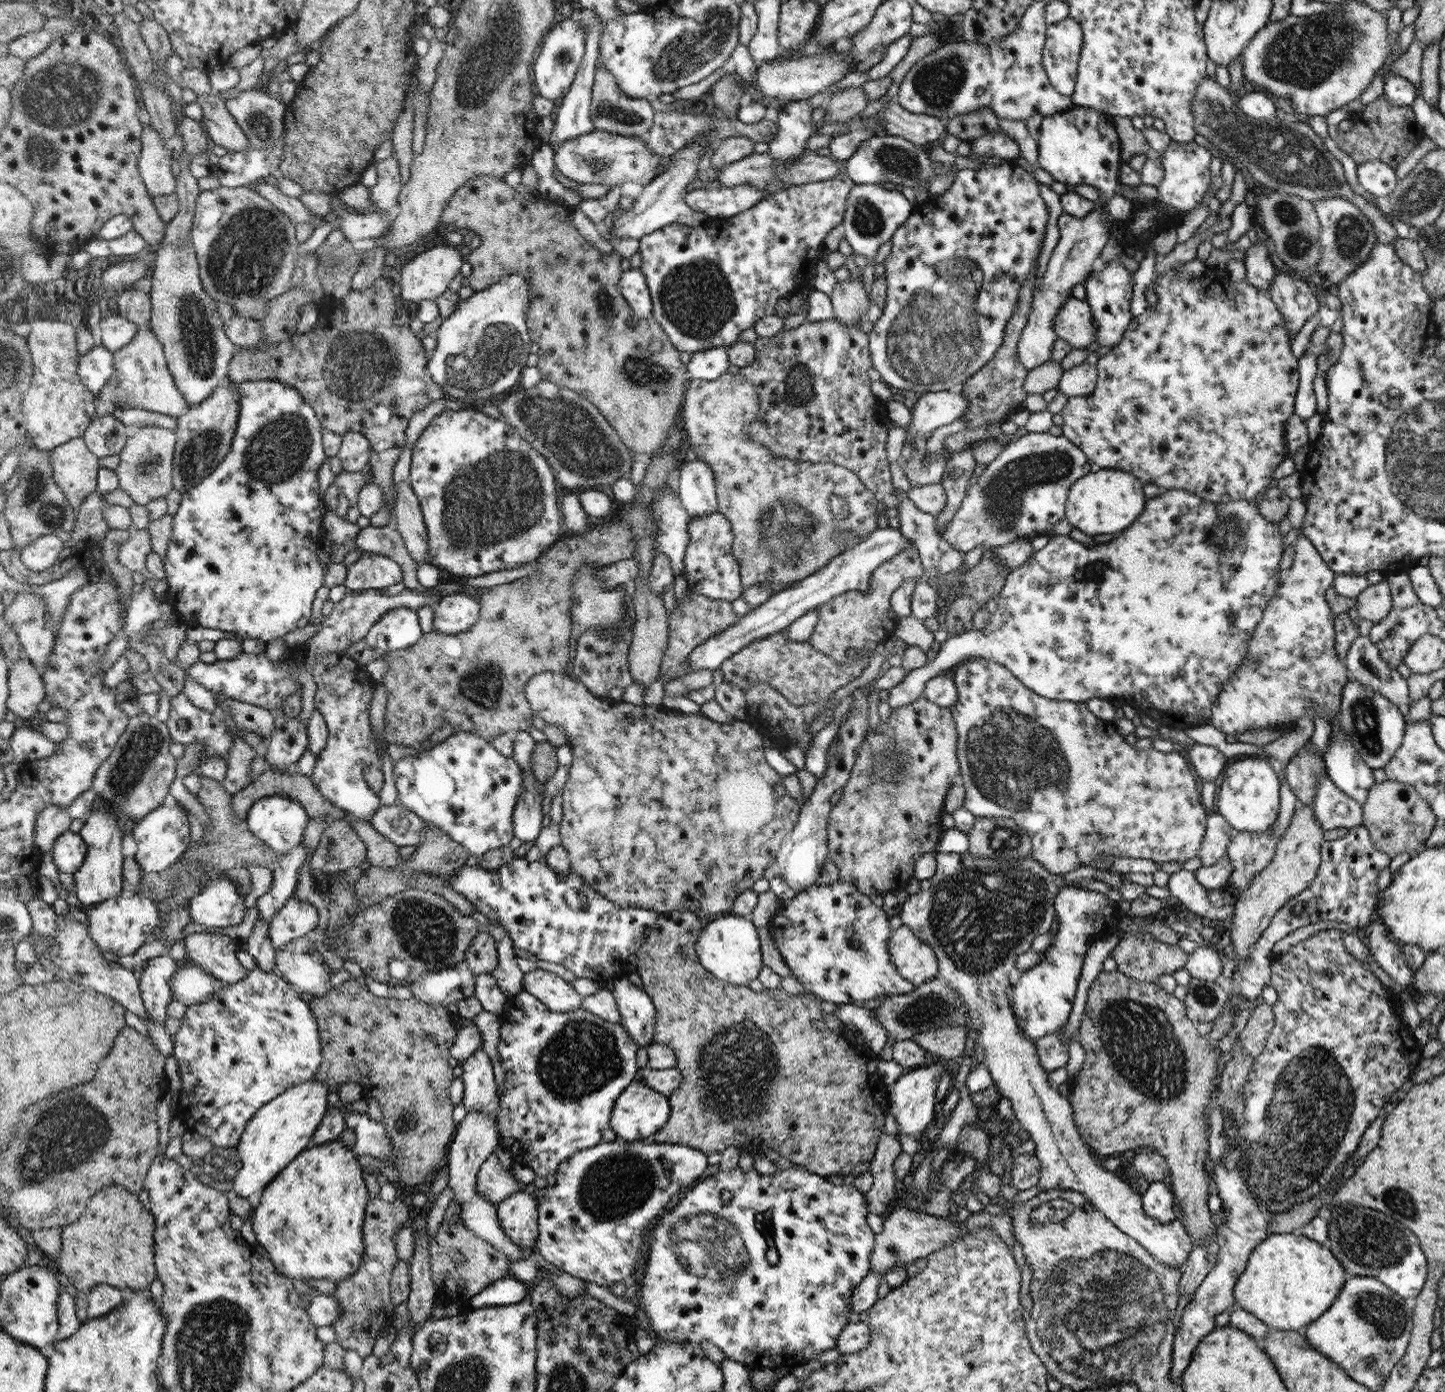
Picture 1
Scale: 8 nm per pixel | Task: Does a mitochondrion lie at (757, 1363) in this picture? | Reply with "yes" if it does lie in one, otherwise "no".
no

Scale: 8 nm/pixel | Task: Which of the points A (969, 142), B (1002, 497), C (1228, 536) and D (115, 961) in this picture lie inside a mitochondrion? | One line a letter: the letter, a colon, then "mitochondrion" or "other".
A: other
B: mitochondrion
C: mitochondrion
D: other

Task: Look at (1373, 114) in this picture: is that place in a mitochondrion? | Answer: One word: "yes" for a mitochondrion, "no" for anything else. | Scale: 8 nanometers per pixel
no

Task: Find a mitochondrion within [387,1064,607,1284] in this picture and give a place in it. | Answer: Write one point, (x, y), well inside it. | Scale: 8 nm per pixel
(408, 1120)

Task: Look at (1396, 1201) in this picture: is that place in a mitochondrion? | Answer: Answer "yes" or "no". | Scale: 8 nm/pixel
yes

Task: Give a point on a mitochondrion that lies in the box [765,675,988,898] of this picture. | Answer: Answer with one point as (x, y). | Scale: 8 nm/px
(891, 768)

